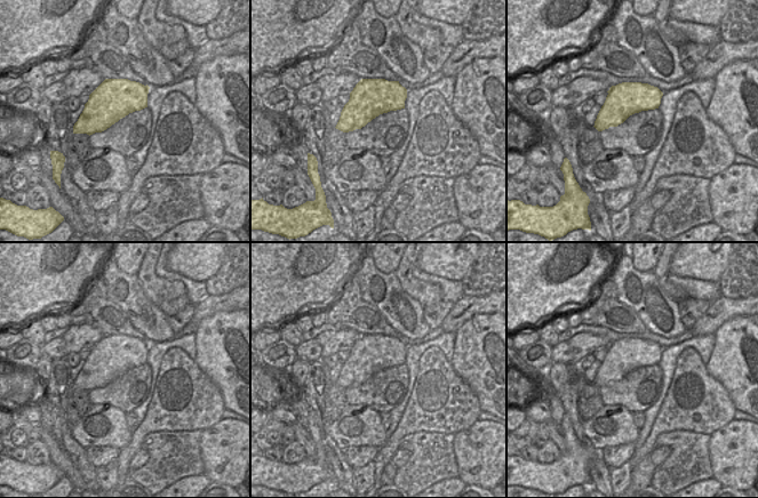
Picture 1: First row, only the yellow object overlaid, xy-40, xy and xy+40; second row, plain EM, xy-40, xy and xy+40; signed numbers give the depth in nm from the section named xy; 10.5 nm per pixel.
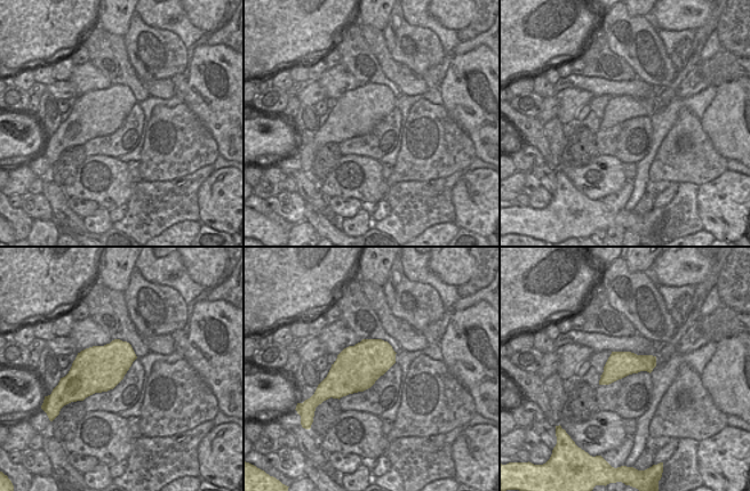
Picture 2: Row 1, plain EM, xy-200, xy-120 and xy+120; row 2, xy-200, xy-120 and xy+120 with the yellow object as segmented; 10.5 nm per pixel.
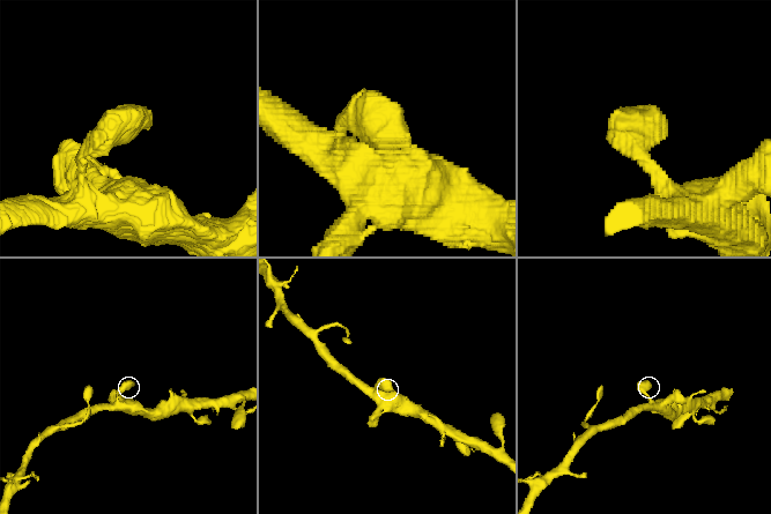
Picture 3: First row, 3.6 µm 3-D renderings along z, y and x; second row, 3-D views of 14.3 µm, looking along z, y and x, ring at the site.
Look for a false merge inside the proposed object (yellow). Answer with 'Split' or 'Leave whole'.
Leave whole

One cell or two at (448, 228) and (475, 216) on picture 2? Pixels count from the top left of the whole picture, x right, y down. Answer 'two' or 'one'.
two

